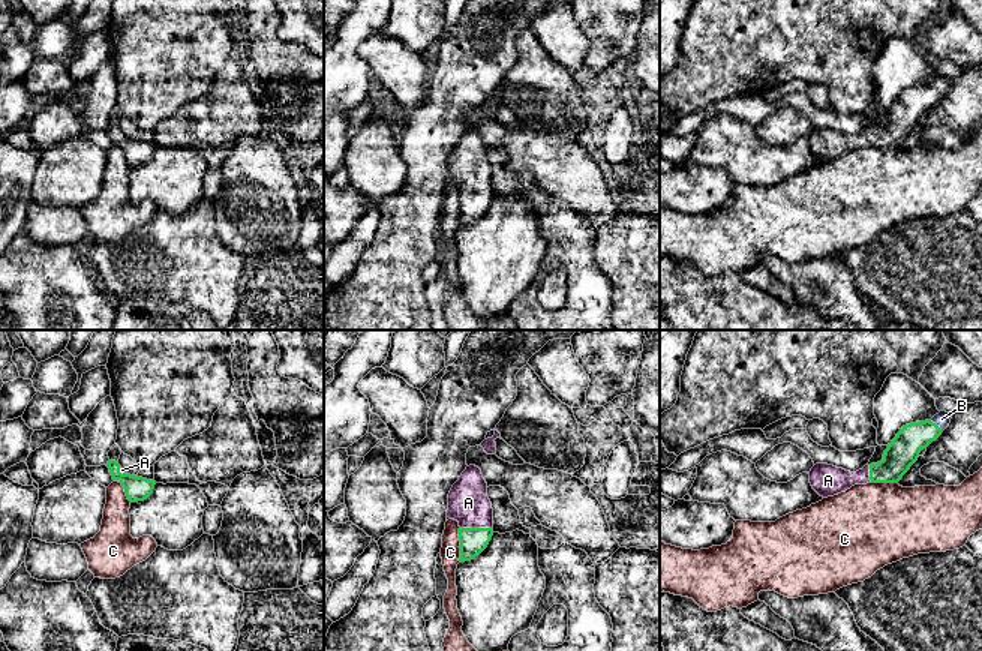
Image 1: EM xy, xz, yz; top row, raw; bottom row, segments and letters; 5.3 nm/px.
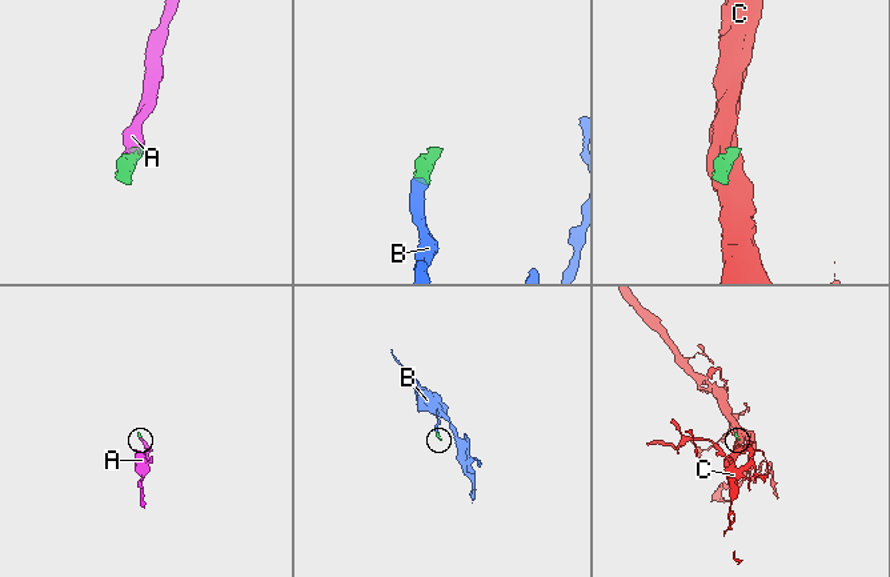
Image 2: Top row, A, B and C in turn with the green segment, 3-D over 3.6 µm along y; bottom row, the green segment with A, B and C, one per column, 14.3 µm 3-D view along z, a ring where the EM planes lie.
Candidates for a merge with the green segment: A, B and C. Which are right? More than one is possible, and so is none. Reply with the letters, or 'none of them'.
A, B

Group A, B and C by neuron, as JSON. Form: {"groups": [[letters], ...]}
{"groups": [["A", "B"], ["C"]]}

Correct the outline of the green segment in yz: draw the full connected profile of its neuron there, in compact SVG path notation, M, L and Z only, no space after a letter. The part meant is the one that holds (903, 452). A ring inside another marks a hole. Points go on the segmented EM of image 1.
M940 411L931 420L903 426L877 464L865 465L856 472L828 464L816 464L810 474L813 489L823 498L846 492L855 484L898 483L919 453L936 441L949 426L954 414Z

